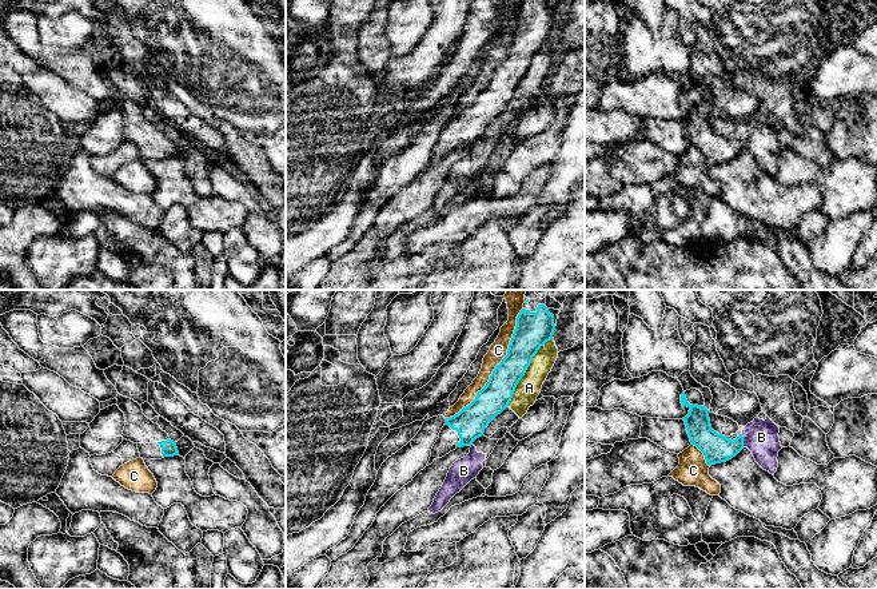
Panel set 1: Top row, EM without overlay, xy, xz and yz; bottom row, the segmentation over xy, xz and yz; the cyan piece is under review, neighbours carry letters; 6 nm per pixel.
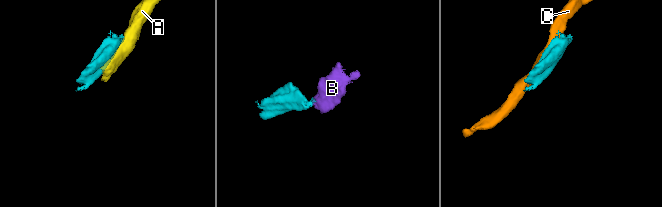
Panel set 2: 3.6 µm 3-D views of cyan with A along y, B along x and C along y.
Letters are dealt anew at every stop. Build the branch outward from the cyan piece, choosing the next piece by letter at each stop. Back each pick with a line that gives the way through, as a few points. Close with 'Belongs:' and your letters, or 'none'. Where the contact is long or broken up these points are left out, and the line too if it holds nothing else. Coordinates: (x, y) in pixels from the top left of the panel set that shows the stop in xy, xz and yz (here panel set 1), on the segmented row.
Belongs: none

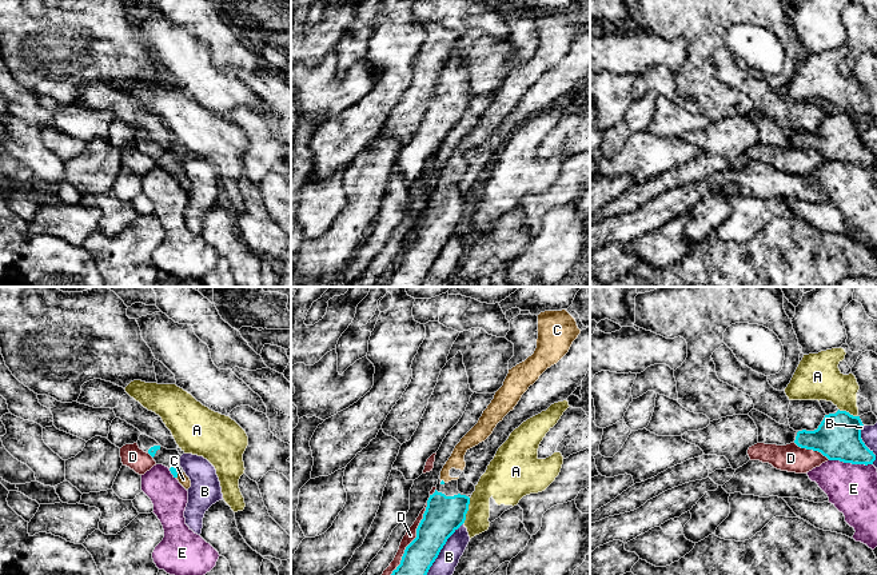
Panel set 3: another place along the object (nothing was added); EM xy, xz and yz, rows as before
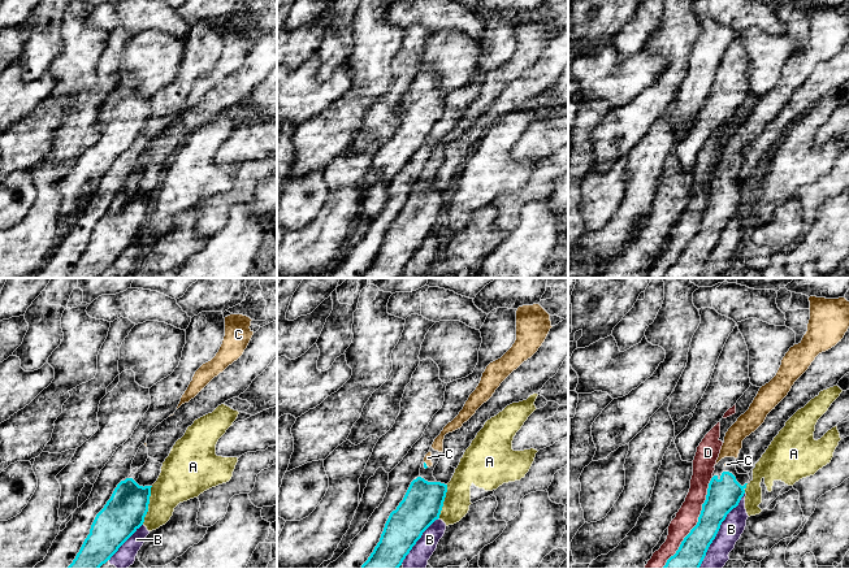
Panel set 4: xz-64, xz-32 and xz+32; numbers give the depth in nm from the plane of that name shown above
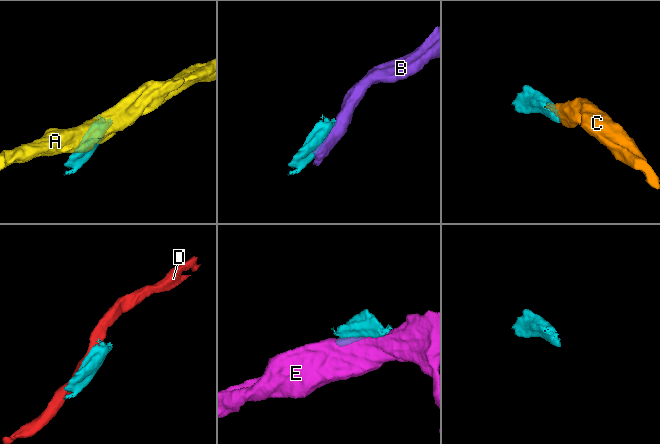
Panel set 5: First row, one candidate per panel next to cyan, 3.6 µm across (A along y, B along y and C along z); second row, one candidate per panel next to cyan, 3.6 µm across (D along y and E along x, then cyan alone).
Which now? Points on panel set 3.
Belongs: C

